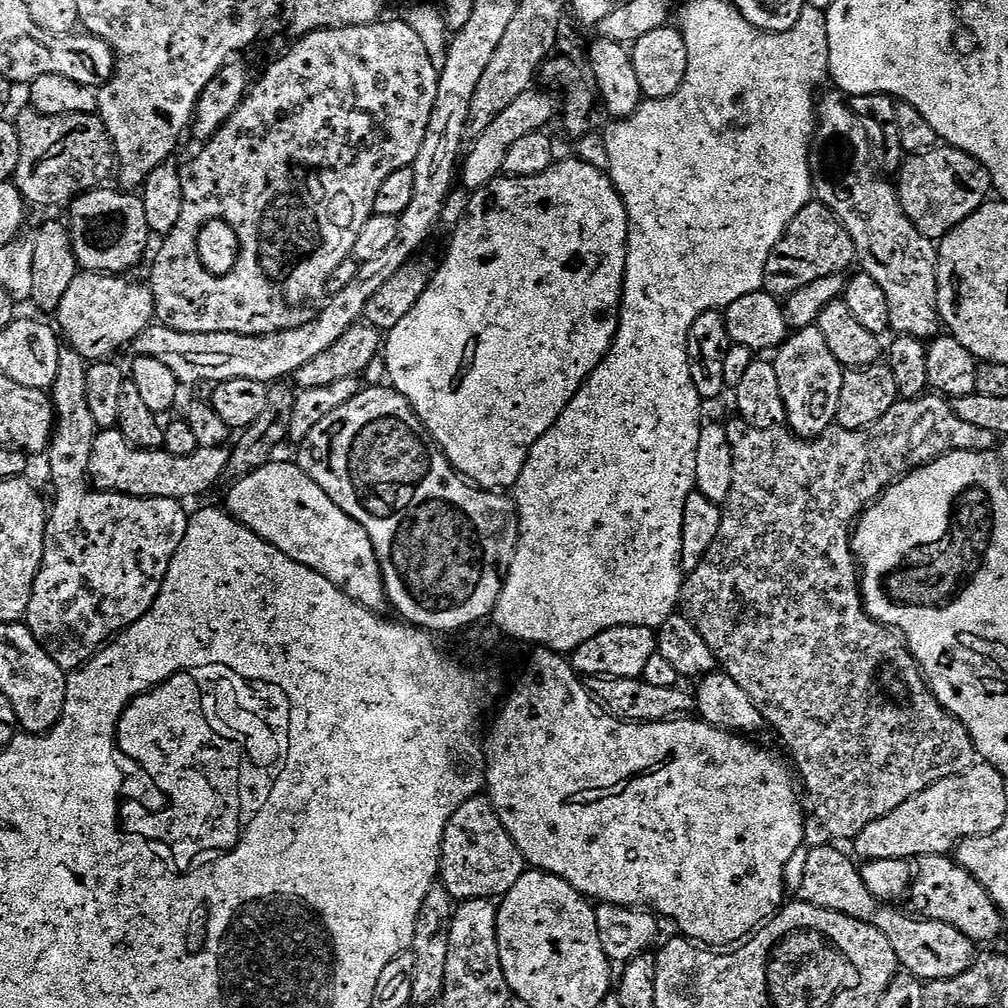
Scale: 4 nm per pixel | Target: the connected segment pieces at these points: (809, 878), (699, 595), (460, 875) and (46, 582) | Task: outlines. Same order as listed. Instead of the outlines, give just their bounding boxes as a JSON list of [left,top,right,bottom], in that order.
[[799,844,978,982],[680,394,998,772],[439,795,526,900],[26,480,190,670]]

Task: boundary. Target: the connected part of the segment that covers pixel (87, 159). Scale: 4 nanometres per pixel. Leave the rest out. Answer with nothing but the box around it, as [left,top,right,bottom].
[14,110,114,208]

